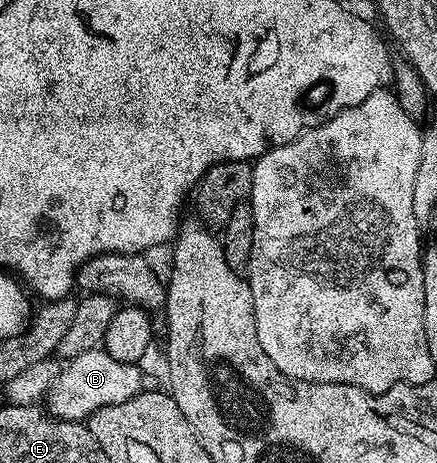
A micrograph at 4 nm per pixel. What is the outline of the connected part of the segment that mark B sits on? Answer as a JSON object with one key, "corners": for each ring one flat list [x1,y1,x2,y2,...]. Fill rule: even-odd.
{"corners":[[104,349,80,353,63,366,45,397,45,406,55,419,89,420,96,409,104,405,120,405,120,401,128,401,143,390,142,369,137,363,116,361,116,357]]}

